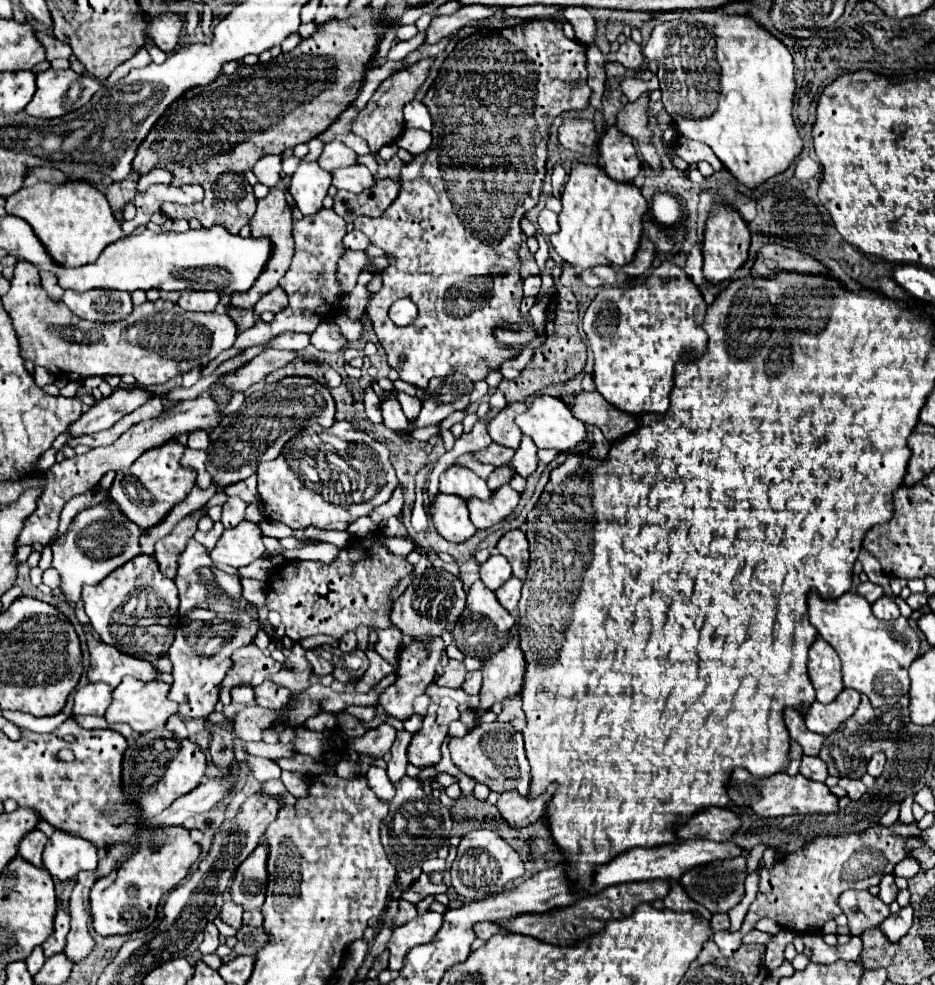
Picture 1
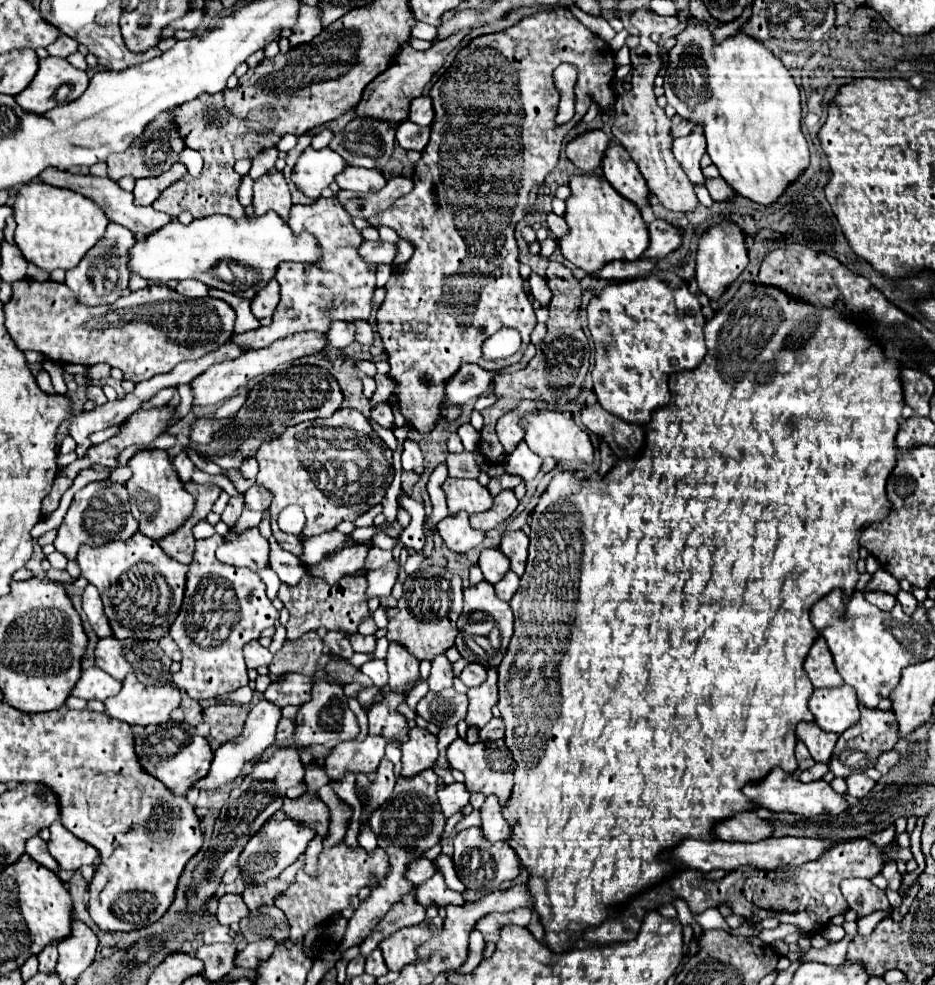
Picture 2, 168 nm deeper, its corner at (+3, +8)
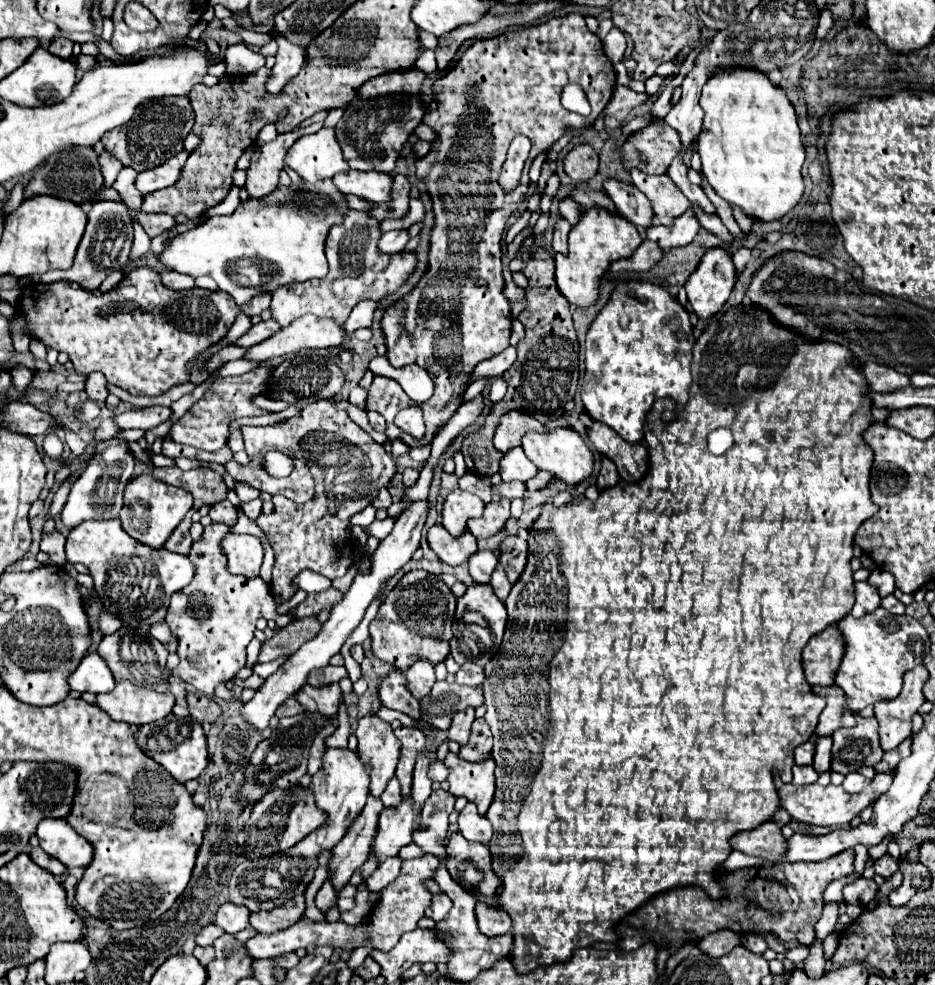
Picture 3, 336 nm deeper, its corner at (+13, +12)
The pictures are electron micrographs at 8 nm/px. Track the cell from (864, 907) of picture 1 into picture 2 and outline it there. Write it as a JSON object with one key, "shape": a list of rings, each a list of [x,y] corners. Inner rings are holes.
{"shape":[[[846,878],[842,882],[842,894],[850,908],[858,914],[858,918],[864,918],[876,910],[888,910],[890,904],[886,900],[886,892],[876,888],[870,880],[862,878]]]}

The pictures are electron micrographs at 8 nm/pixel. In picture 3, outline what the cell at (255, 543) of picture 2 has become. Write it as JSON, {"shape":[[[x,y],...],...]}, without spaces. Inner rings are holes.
{"shape":[[[228,534],[224,538],[224,550],[228,558],[228,570],[234,574],[244,574],[256,578],[260,574],[264,546],[256,536],[250,534]]]}

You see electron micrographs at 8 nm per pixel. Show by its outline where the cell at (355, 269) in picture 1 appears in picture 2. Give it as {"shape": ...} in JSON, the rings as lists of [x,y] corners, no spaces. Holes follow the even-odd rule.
{"shape":[[[362,242],[362,248],[358,248],[358,254],[370,262],[370,264],[392,264],[392,258],[396,254],[396,244],[388,242]]]}

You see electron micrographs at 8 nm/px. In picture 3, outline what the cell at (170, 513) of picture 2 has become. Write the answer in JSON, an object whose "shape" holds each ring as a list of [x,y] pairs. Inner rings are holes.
{"shape":[[[138,476],[128,482],[124,492],[124,508],[120,512],[122,528],[134,540],[148,544],[150,548],[162,548],[174,528],[182,522],[186,512],[192,508],[192,494],[176,486],[168,486],[152,476]]]}

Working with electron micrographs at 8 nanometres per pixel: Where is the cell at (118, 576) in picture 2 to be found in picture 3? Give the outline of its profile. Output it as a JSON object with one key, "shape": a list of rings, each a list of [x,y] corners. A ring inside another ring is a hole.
{"shape":[[[86,520],[84,524],[78,524],[76,528],[70,530],[64,550],[66,550],[66,562],[84,564],[90,570],[90,576],[94,578],[94,588],[100,594],[100,602],[104,604],[106,612],[112,612],[112,616],[118,616],[128,624],[140,618],[148,620],[150,624],[156,620],[164,620],[170,596],[180,588],[184,588],[196,574],[196,566],[190,562],[188,556],[168,552],[166,548],[154,550],[144,544],[138,544],[122,530],[120,520]]]}

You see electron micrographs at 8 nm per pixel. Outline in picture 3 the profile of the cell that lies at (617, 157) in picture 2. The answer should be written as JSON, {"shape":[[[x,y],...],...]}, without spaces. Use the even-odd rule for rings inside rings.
{"shape":[[[604,180],[606,194],[616,204],[622,218],[632,222],[636,228],[648,230],[652,226],[654,214],[646,196],[634,184],[622,184],[618,180]]]}

